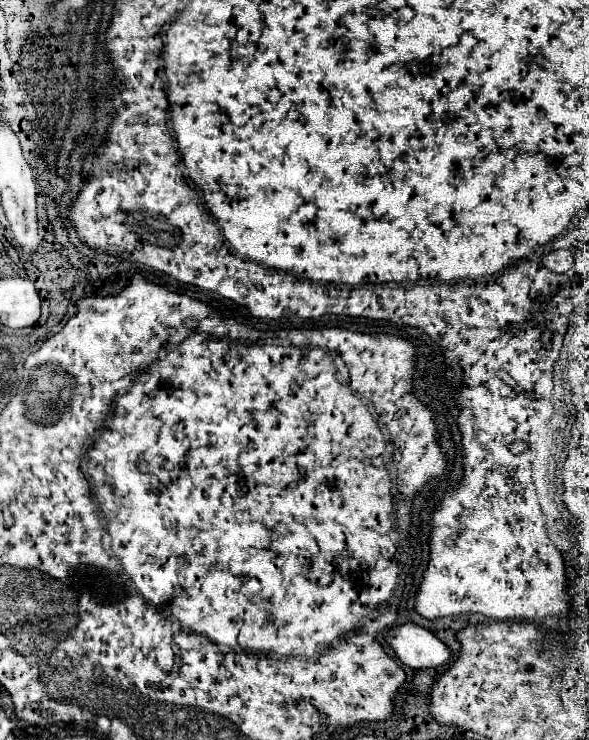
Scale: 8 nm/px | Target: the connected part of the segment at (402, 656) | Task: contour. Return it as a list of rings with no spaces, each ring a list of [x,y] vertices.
[[[413,622],[389,628],[385,642],[393,648],[401,664],[413,670],[439,668],[451,660],[449,648],[427,628]]]

